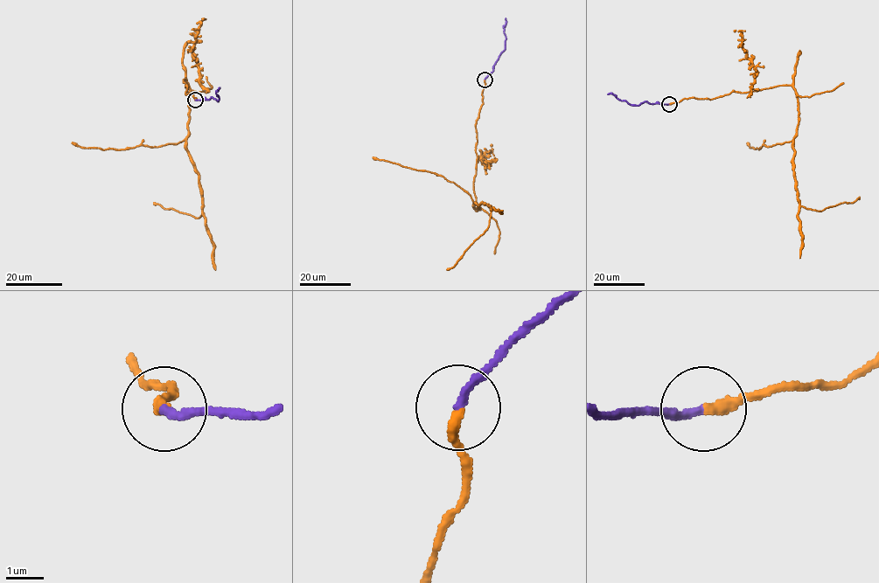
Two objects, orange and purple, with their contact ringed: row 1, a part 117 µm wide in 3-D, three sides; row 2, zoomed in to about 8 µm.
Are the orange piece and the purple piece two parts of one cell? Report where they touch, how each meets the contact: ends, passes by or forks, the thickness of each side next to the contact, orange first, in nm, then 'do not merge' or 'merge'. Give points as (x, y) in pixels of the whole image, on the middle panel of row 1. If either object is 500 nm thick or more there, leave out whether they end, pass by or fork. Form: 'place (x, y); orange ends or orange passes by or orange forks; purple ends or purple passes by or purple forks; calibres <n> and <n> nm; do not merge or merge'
place (484, 79); orange ends; purple ends; calibres 320 and 200 nm; merge

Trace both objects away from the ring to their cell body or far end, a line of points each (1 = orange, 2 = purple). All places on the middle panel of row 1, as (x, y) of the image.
1: (484, 79), (476, 123), (473, 188), (478, 209), (477, 204), (487, 204), (490, 216), (487, 228), (447, 269)
2: (484, 79), (493, 70), (493, 65), (505, 48), (506, 38), (503, 27), (505, 17)

